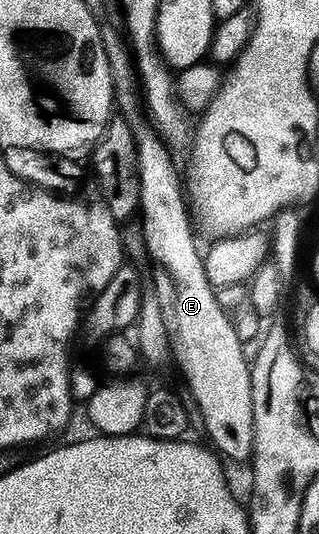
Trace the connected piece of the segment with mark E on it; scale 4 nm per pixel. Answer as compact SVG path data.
M106 22L100 24L100 37L102 38L102 46L106 50L106 62L110 66L110 78L112 79L112 99L114 101L115 107L120 108L122 111L122 116L127 120L129 126L132 128L132 133L135 136L136 142L136 152L137 152L137 174L139 180L139 217L142 216L142 238L146 246L147 252L152 255L152 260L156 264L160 264L152 272L152 278L150 278L151 283L155 285L157 290L157 296L159 299L159 305L161 306L162 320L166 326L166 334L168 335L168 347L170 349L171 359L174 361L176 359L176 364L180 367L180 372L184 375L184 380L188 383L188 388L192 391L191 403L194 405L196 403L196 408L200 411L200 416L204 419L204 428L208 431L208 436L212 441L210 441L211 447L215 449L217 453L225 461L228 460L244 460L244 462L251 461L252 459L252 447L254 446L254 406L252 405L252 369L250 367L249 357L244 357L244 350L246 350L245 345L240 342L238 334L235 332L235 326L233 324L233 317L229 313L218 306L218 302L215 301L216 289L212 287L210 281L208 281L208 275L204 269L204 256L202 252L196 249L196 240L192 237L192 228L194 232L194 226L192 223L192 216L184 197L183 185L176 181L176 170L172 164L172 156L169 147L160 139L156 134L156 129L152 127L151 123L146 119L145 113L142 111L142 89L138 83L138 73L136 70L136 65L134 63L134 53L126 43L125 33L122 31L121 25L116 24L106 24Z

